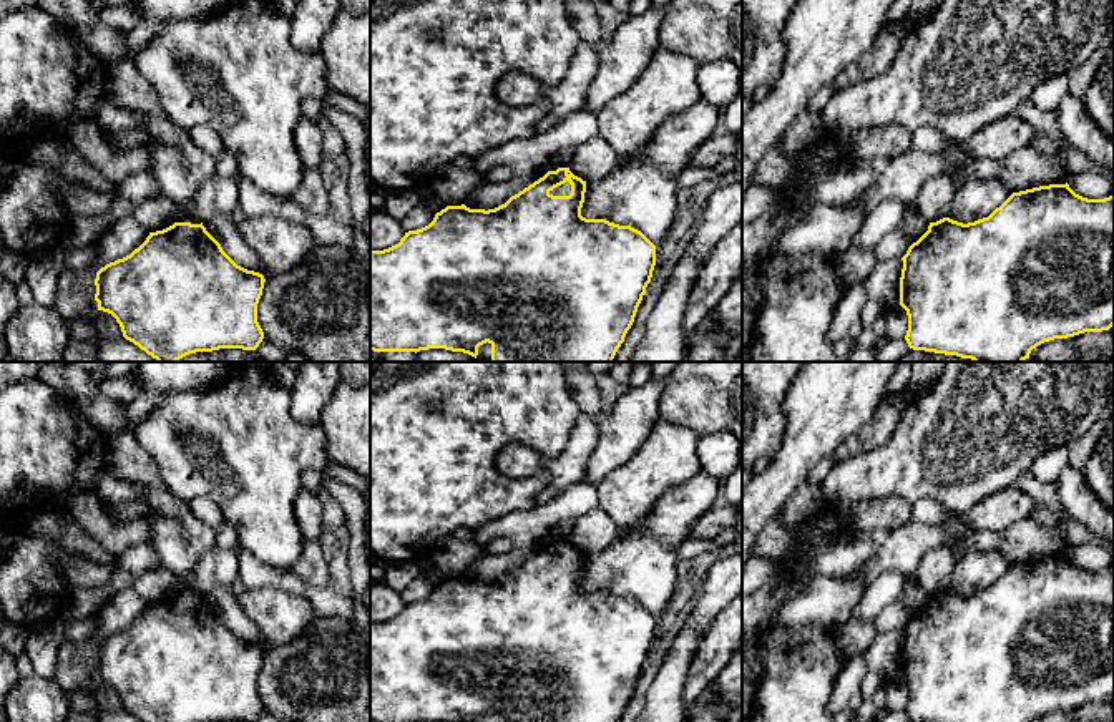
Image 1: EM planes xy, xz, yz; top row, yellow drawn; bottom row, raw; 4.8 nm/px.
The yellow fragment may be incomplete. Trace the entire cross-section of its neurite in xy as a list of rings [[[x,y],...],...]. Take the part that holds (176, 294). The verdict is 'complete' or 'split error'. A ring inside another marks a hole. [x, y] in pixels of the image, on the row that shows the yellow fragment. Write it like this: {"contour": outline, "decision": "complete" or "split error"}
{"contour": [[[194,216],[178,217],[163,231],[149,232],[146,241],[129,256],[106,264],[96,272],[95,300],[98,310],[111,314],[123,337],[158,362],[178,362],[196,352],[219,349],[256,350],[264,339],[257,322],[257,304],[264,289],[264,276],[237,266]]], "decision": "split error"}

